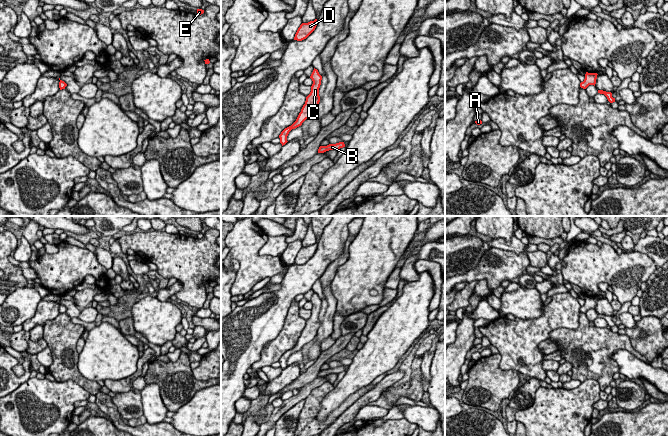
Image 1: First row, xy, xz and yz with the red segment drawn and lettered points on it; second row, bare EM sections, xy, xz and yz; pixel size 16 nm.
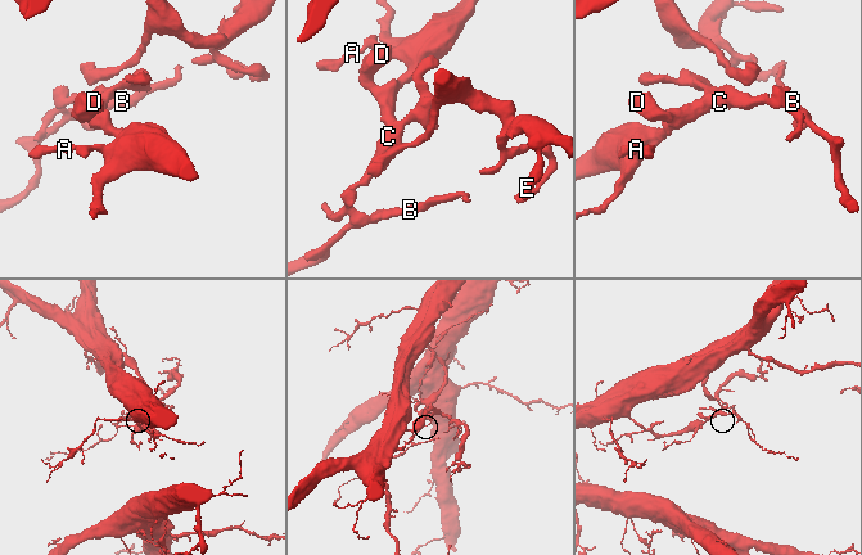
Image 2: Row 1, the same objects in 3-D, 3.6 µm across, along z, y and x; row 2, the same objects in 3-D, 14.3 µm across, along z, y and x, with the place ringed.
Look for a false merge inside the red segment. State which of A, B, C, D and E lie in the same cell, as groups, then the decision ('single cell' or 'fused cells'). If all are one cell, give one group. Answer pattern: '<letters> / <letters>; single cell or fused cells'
A B C D E; single cell

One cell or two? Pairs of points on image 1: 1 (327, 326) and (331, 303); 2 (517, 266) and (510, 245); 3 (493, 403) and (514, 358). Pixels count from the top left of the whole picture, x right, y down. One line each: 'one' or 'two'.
1: one
2: two
3: two

